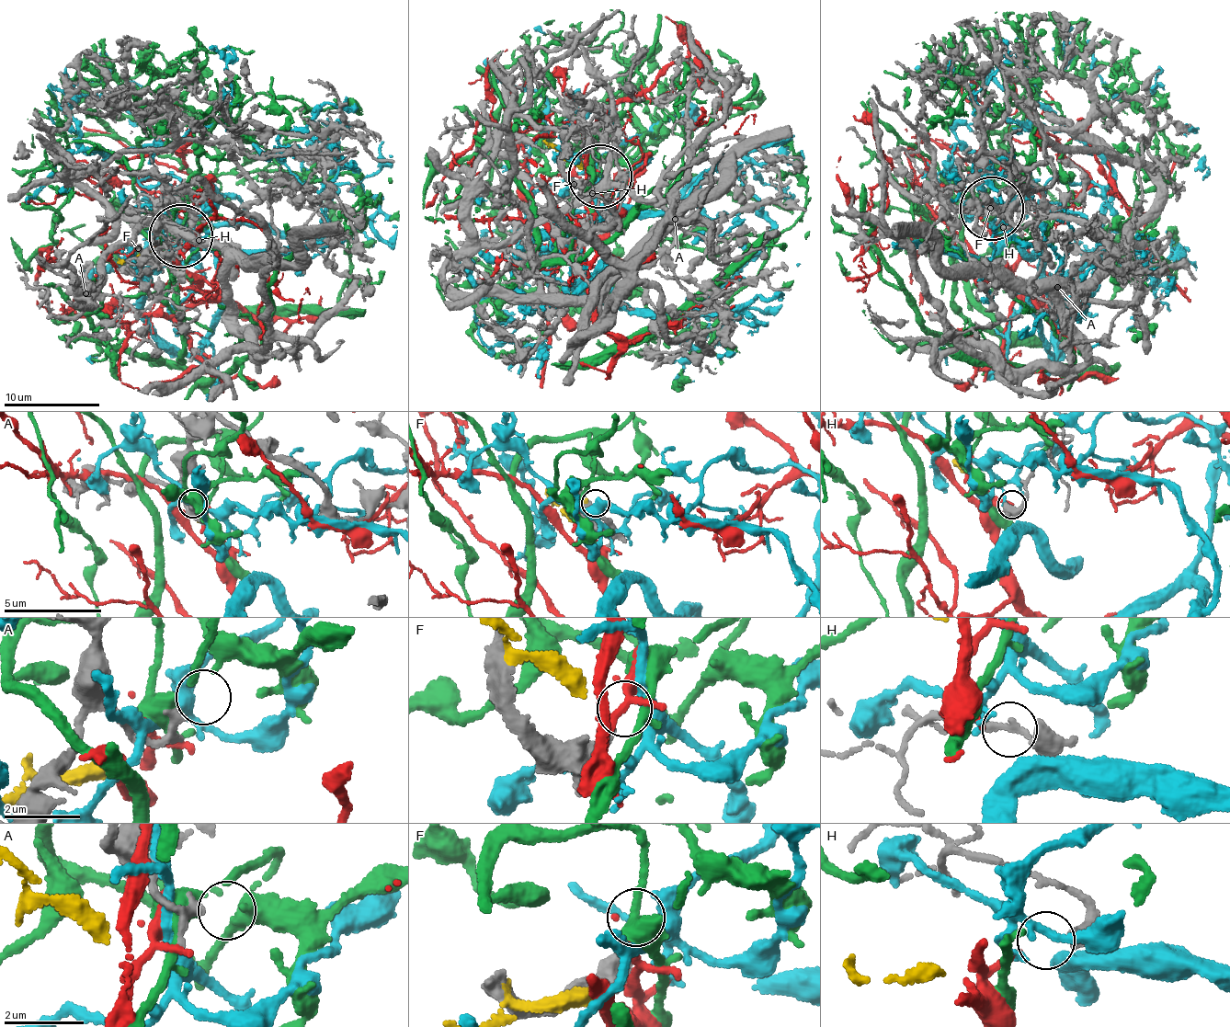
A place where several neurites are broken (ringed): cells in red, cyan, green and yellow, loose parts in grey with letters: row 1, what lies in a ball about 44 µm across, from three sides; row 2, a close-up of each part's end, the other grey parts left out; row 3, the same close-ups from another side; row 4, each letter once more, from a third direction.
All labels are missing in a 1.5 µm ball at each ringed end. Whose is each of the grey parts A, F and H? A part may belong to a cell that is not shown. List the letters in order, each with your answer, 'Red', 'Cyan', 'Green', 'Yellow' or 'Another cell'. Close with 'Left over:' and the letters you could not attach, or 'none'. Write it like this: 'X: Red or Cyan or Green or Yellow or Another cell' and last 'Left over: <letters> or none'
A: Another cell
F: Another cell
H: Red
Left over: A, F

